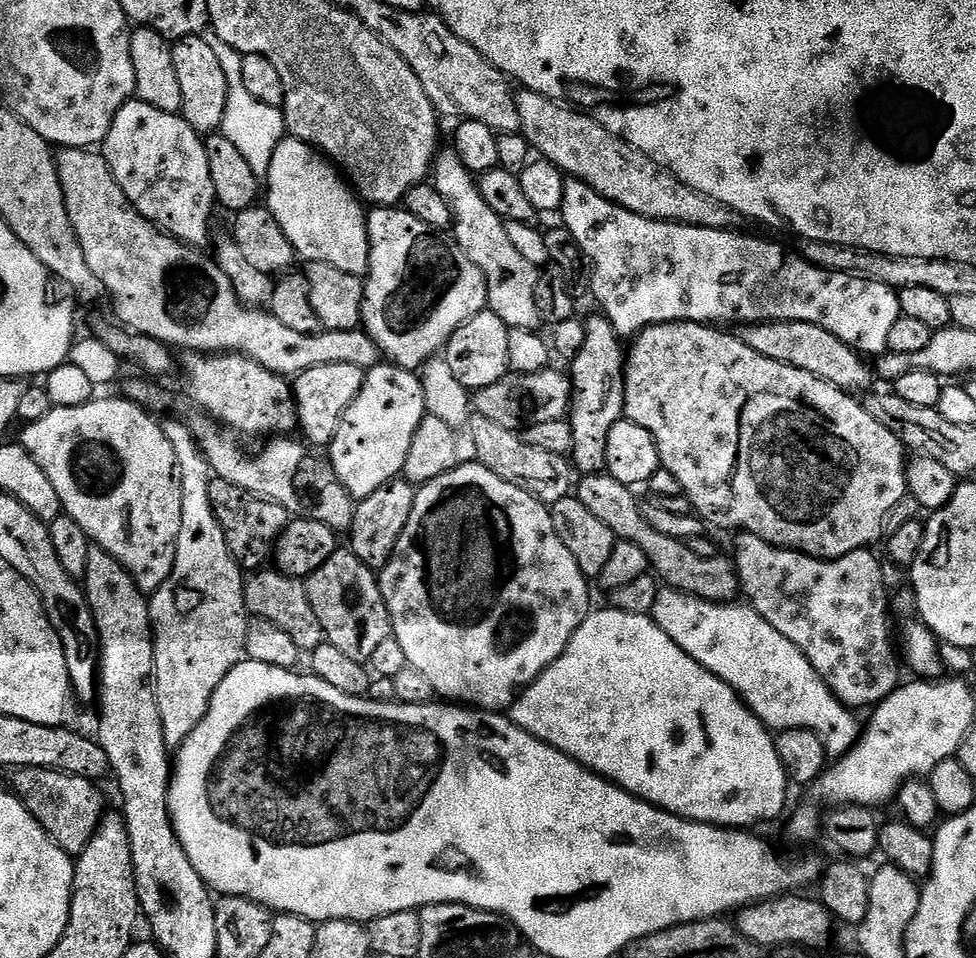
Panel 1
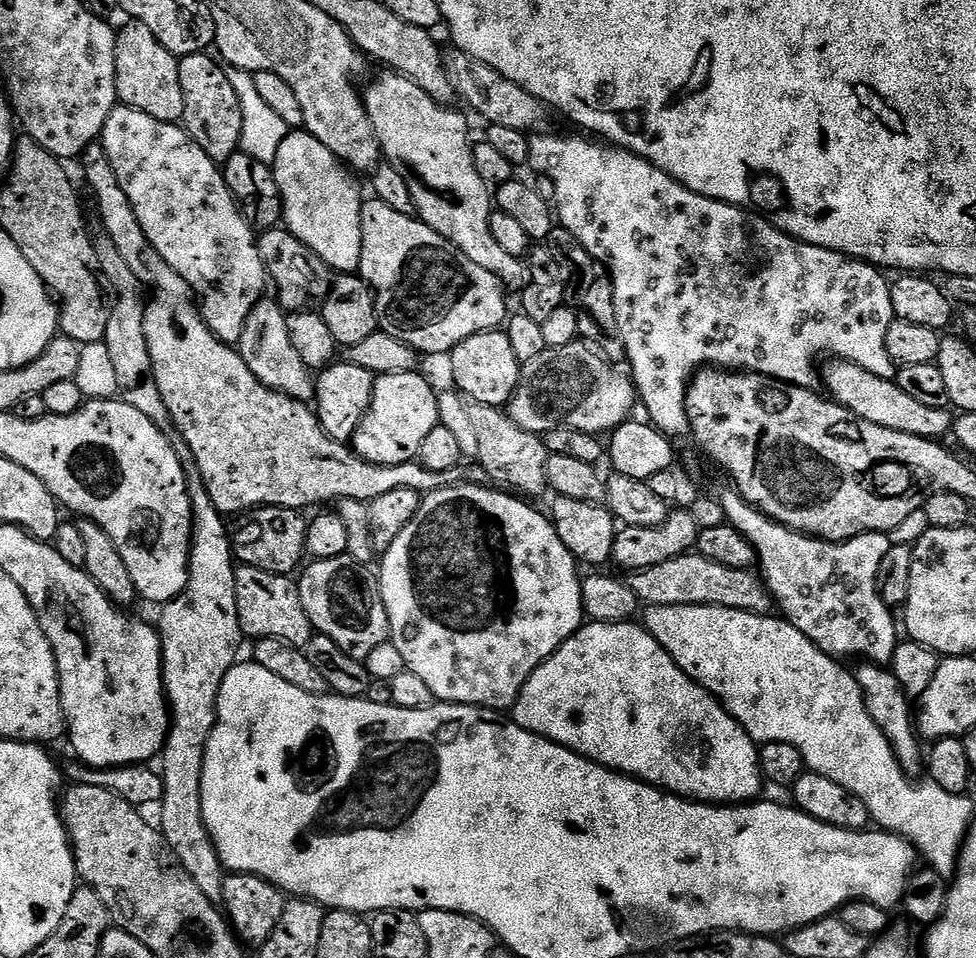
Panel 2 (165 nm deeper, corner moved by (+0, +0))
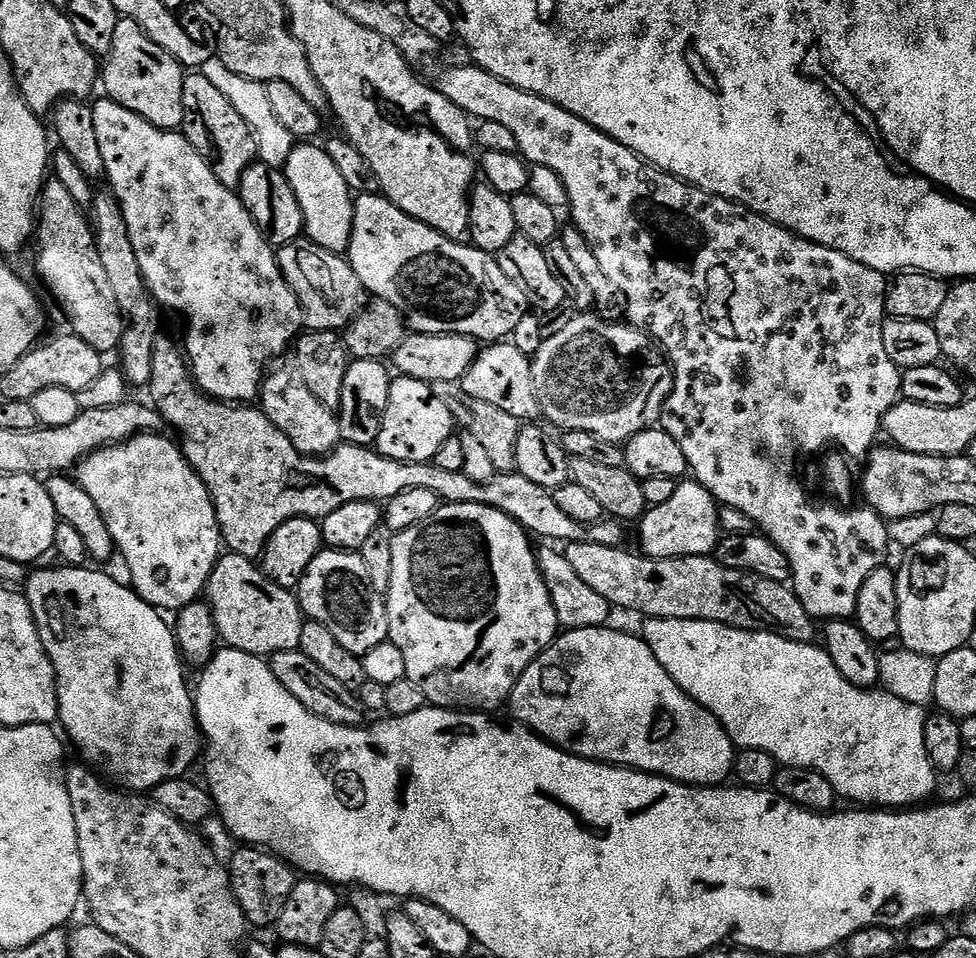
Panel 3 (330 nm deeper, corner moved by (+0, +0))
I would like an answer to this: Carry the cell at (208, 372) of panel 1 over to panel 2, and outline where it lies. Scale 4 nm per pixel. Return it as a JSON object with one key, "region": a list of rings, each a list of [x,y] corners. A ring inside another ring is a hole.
{"region":[[[103,143],[91,144],[84,151],[82,163],[84,180],[96,199],[96,212],[104,227],[101,228],[103,235],[108,236],[114,246],[118,246],[122,258],[126,258],[130,270],[138,274],[140,283],[146,289],[146,346],[150,346],[150,358],[154,362],[154,382],[158,382],[162,402],[166,402],[166,410],[170,410],[175,431],[179,439],[185,440],[190,446],[190,452],[194,454],[194,467],[202,474],[210,500],[221,514],[232,518],[249,512],[251,508],[308,510],[311,504],[324,504],[327,500],[367,502],[378,498],[378,494],[387,494],[402,486],[406,486],[406,490],[427,494],[465,481],[470,484],[489,483],[486,470],[479,466],[468,469],[461,466],[454,470],[435,472],[426,470],[416,460],[398,466],[371,464],[363,460],[347,443],[330,438],[330,434],[322,430],[315,411],[305,401],[292,400],[286,394],[267,388],[254,376],[250,366],[242,362],[239,351],[231,344],[222,343],[208,329],[191,286],[176,273],[170,262],[166,262],[166,258],[162,258],[162,254],[158,254],[158,250],[154,250],[154,246],[150,246],[150,238],[146,238],[146,230],[142,230],[138,217],[134,214],[134,206],[130,206],[130,198],[126,198],[126,190],[122,190],[122,182],[118,182],[114,166],[110,166]]]}

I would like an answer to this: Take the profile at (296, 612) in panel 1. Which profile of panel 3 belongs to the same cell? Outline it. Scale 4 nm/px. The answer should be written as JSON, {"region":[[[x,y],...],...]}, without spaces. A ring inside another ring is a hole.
{"region":[[[231,554],[221,555],[208,579],[206,603],[212,609],[217,637],[227,647],[237,648],[240,652],[261,658],[270,658],[279,652],[299,649],[302,626],[306,619],[300,610],[299,599],[289,589],[274,583],[263,567],[257,566],[251,560]]]}

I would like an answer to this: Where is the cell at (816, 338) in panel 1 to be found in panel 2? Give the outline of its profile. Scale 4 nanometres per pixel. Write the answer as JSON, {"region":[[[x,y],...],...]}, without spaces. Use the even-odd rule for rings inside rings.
{"region":[[[825,359],[822,364],[822,384],[828,387],[827,395],[837,404],[858,414],[858,418],[866,418],[866,422],[874,422],[874,426],[886,426],[886,430],[898,430],[902,434],[914,434],[927,440],[944,438],[940,437],[944,435],[947,437],[952,431],[954,416],[948,408],[919,404],[896,385],[895,379],[878,378],[878,374],[870,374],[854,362]]]}

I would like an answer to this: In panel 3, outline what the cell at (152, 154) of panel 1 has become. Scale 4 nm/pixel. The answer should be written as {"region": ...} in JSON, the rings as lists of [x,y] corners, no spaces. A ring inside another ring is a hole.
{"region":[[[101,98],[100,101],[95,101],[92,104],[92,113],[94,114],[94,130],[98,134],[98,146],[102,149],[102,162],[104,163],[104,176],[109,180],[110,190],[118,198],[118,202],[122,206],[122,214],[126,218],[126,230],[130,230],[130,243],[134,246],[134,254],[138,258],[138,266],[142,266],[142,278],[146,278],[146,286],[152,291],[152,296],[156,299],[157,305],[161,309],[167,310],[169,308],[172,312],[177,312],[178,315],[184,319],[184,340],[182,339],[182,352],[186,357],[187,363],[190,365],[190,376],[197,388],[206,396],[212,397],[213,400],[222,400],[225,402],[252,402],[259,397],[260,386],[264,382],[266,369],[268,363],[271,362],[275,356],[280,356],[284,351],[289,351],[290,345],[301,335],[302,325],[304,322],[304,312],[300,308],[298,298],[294,294],[292,287],[288,285],[288,279],[282,274],[280,264],[276,260],[276,252],[266,242],[266,238],[258,230],[258,226],[254,222],[254,218],[250,218],[250,214],[246,210],[246,206],[241,202],[239,195],[233,189],[222,186],[222,182],[218,182],[218,178],[214,178],[214,170],[210,170],[210,166],[202,158],[202,154],[198,154],[198,150],[194,150],[194,146],[187,138],[185,138],[179,131],[165,130],[163,128],[155,128],[150,122],[146,122],[138,114],[134,114],[130,110],[126,110],[121,104],[116,104],[107,98]]]}

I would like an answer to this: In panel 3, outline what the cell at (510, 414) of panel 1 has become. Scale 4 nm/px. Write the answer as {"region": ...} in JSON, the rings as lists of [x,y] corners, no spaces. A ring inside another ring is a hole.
{"region":[[[576,314],[557,335],[543,341],[536,355],[531,357],[532,381],[540,415],[553,424],[553,429],[589,432],[606,442],[623,445],[631,436],[645,432],[659,421],[662,406],[672,393],[672,365],[647,332],[627,322],[612,322],[599,314]]]}

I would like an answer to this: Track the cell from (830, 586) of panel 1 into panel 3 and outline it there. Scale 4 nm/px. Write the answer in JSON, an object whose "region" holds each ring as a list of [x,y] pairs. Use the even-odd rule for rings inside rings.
{"region":[[[471,67],[446,69],[434,81],[436,91],[450,98],[450,102],[454,102],[454,106],[461,108],[469,117],[477,121],[499,122],[502,126],[508,127],[514,138],[518,138],[519,155],[529,165],[549,167],[562,180],[568,195],[567,207],[572,210],[571,223],[586,238],[600,271],[607,279],[614,282],[615,287],[622,293],[622,300],[628,303],[627,323],[633,328],[647,332],[663,349],[668,363],[672,365],[672,393],[662,406],[658,424],[666,434],[670,434],[670,438],[674,438],[674,442],[678,442],[682,454],[686,454],[686,462],[696,483],[715,498],[717,505],[733,507],[746,514],[747,518],[753,520],[755,527],[767,536],[770,542],[774,542],[774,546],[778,546],[782,554],[786,554],[792,571],[790,587],[802,602],[802,606],[806,606],[813,620],[827,622],[855,617],[862,582],[866,582],[866,578],[870,578],[870,574],[874,574],[874,570],[887,561],[884,559],[888,556],[888,548],[890,549],[888,524],[884,517],[867,506],[835,508],[832,504],[815,504],[808,497],[807,490],[796,481],[796,476],[792,473],[792,464],[787,460],[787,456],[791,454],[792,448],[801,448],[804,452],[820,452],[833,444],[836,447],[833,449],[839,450],[845,457],[853,456],[854,459],[863,461],[877,443],[876,435],[878,437],[881,435],[884,416],[902,399],[900,394],[902,370],[897,364],[890,362],[890,354],[886,354],[886,342],[882,342],[882,330],[886,319],[884,297],[888,295],[885,273],[874,270],[838,250],[815,244],[812,240],[803,240],[801,236],[788,231],[781,224],[758,215],[734,200],[703,192],[702,189],[679,180],[677,176],[663,172],[661,168],[655,168],[637,152],[631,152],[626,146],[622,146],[617,140],[611,140],[606,133],[599,132],[582,118],[562,110],[562,106],[508,84],[482,67]]]}

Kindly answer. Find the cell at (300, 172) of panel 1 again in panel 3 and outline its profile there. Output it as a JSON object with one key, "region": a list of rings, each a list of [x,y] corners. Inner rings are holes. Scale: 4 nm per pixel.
{"region":[[[316,142],[297,143],[296,149],[282,169],[294,194],[298,194],[298,206],[302,206],[304,231],[307,239],[326,252],[347,253],[354,222],[354,194],[346,186],[346,178],[330,162],[330,154]]]}

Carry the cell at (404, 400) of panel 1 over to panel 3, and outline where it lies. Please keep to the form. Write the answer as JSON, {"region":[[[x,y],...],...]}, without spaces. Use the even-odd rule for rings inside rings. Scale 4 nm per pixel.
{"region":[[[397,375],[390,386],[388,405],[382,418],[375,451],[398,462],[435,461],[438,450],[454,434],[454,417],[446,410],[446,402],[434,394],[430,384],[409,376]]]}

